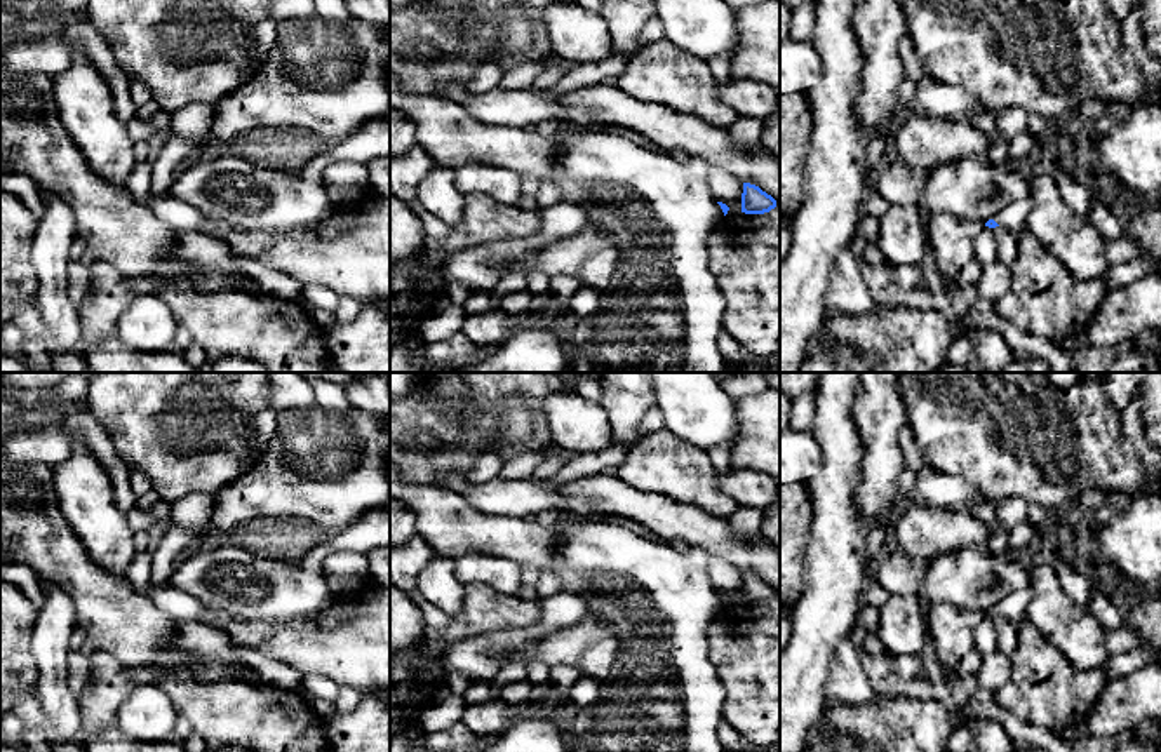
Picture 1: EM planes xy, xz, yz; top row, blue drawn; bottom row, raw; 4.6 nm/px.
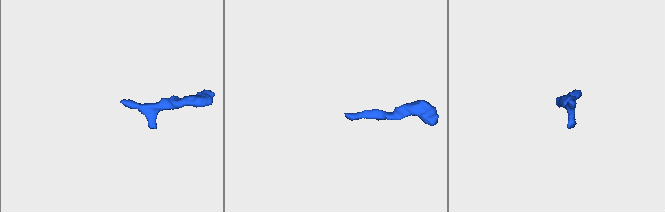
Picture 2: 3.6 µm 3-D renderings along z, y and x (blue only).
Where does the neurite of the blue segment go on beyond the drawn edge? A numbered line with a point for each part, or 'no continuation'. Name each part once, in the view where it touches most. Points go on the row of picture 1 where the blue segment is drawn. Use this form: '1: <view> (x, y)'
1: yz (1013, 216)

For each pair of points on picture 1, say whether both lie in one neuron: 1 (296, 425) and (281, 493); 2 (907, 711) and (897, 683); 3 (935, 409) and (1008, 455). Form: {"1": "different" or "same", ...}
{"1": "same", "2": "different", "3": "same"}

